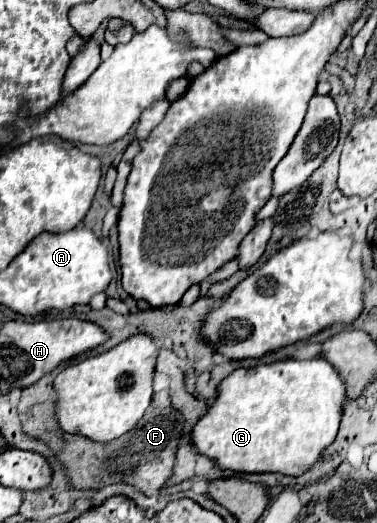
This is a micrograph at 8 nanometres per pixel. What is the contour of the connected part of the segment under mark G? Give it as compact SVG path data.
M326 358L312 360L280 360L254 368L238 368L222 380L216 402L192 430L194 446L200 454L212 458L220 468L234 472L278 472L300 476L310 470L322 452L334 442L342 418L342 402L346 400L346 384L338 370Z

